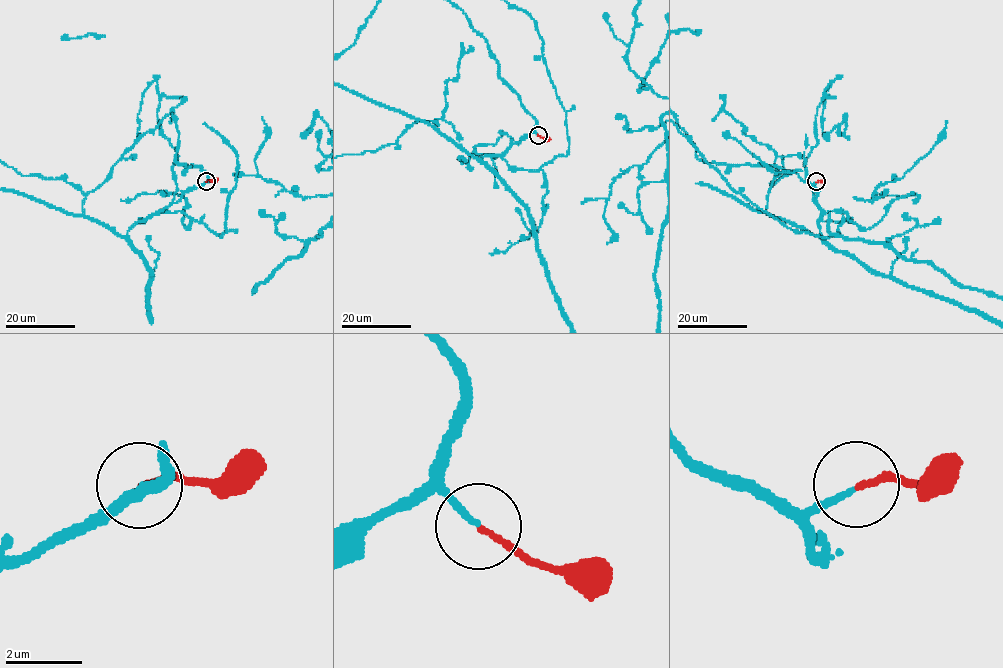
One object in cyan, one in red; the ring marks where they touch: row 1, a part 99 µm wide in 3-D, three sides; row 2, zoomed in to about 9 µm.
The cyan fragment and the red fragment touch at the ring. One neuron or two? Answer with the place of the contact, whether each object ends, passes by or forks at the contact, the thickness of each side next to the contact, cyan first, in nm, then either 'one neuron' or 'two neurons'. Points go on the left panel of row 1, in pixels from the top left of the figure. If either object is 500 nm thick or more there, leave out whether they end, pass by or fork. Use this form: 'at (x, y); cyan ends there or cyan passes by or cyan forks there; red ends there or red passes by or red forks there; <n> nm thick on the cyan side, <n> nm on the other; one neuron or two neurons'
at (206, 181); cyan ends there; red ends there; 150 nm thick on the cyan side, 140 nm on the other; one neuron

